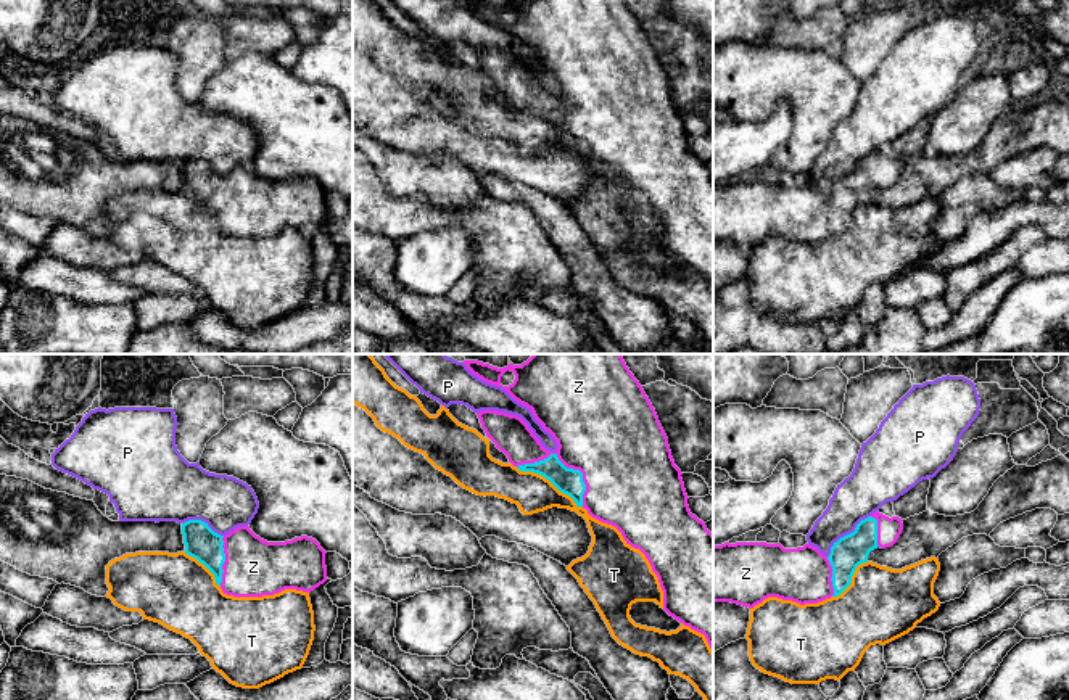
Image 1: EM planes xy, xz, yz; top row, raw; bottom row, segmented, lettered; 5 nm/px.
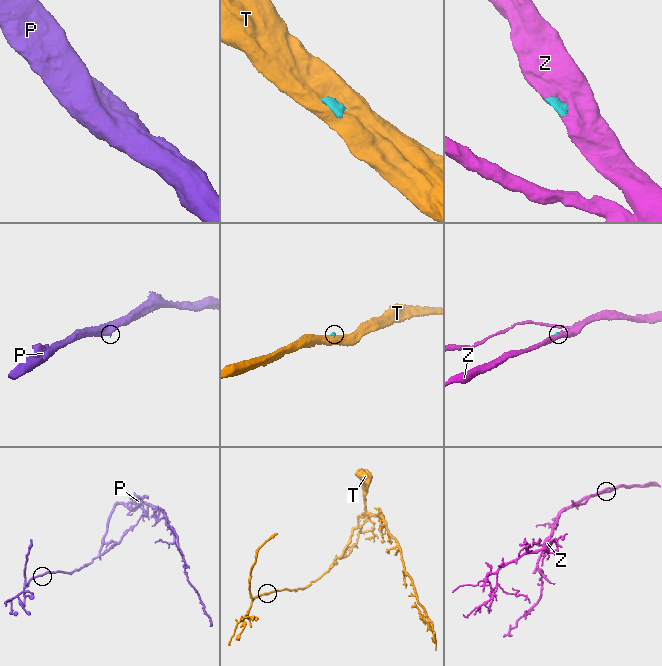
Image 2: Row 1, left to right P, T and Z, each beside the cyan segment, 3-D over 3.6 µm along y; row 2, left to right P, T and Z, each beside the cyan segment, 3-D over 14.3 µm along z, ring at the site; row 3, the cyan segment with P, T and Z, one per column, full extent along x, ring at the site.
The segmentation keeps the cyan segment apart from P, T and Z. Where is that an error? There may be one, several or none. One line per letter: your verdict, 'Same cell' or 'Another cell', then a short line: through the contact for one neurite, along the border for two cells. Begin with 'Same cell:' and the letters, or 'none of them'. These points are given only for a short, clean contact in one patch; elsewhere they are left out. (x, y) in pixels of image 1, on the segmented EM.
Same cell: Z
P: Another cell. Line: yz (870, 515), (844, 535), (831, 547), (828, 557)
T: Another cell. Line: xz (515, 467), (543, 475), (581, 507)
Z: Same cell

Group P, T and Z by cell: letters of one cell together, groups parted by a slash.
P / T / Z

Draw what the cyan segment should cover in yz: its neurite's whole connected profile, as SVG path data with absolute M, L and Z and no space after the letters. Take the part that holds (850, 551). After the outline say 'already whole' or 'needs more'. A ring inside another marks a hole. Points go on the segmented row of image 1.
M874 512L834 542L828 557L810 544L797 549L784 549L779 542L713 546L713 602L753 608L768 597L800 605L837 597L871 550L897 542L902 521Z; needs more

